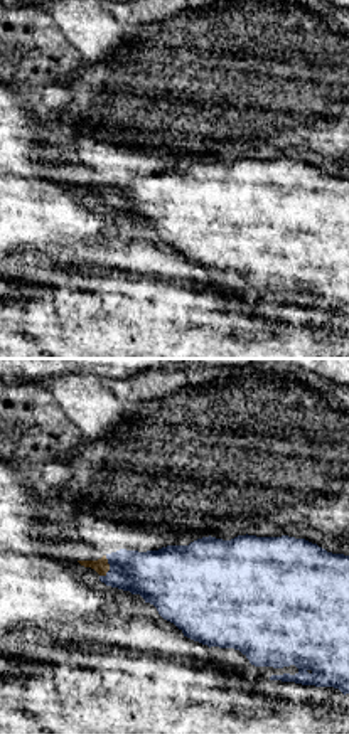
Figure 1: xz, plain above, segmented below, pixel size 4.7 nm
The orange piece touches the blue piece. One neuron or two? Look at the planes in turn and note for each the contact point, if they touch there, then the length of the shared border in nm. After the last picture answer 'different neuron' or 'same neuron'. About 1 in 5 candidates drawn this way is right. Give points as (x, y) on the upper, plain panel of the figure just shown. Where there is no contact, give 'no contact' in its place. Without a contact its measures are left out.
meets orange at (108, 191); contact 110 nm long

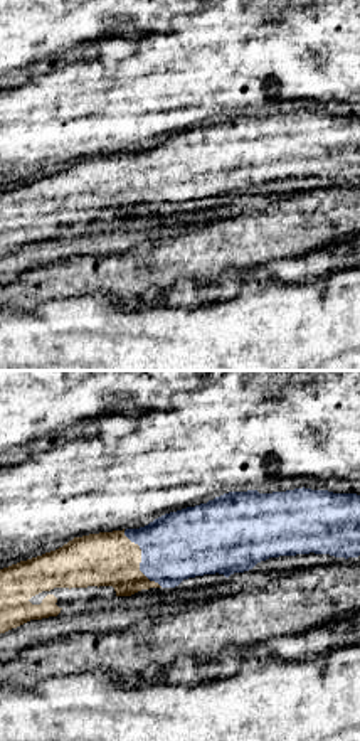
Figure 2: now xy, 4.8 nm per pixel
meets orange at (140, 184); contact 320 nm long

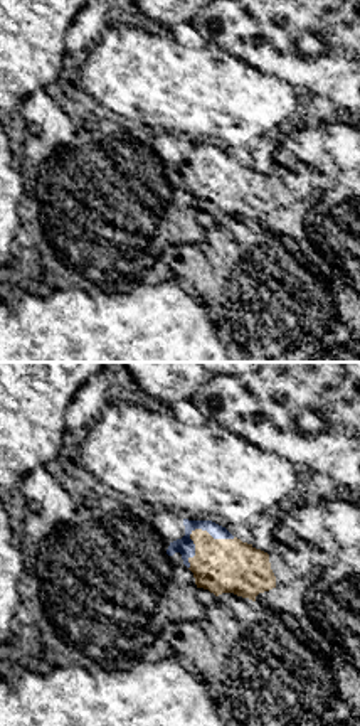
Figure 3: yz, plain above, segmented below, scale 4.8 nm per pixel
meets orange at (195, 152); contact 260 nm long

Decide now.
same neuron

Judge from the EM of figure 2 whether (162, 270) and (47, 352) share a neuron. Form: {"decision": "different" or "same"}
{"decision": "different"}

